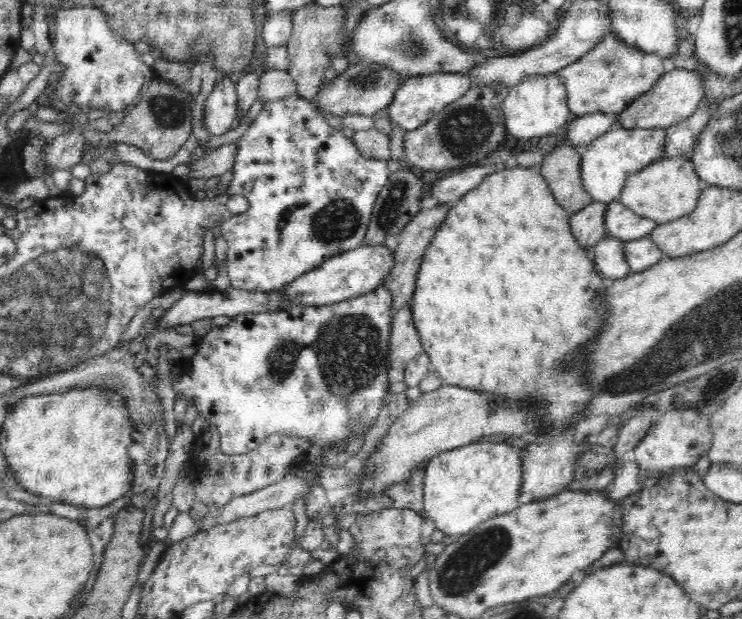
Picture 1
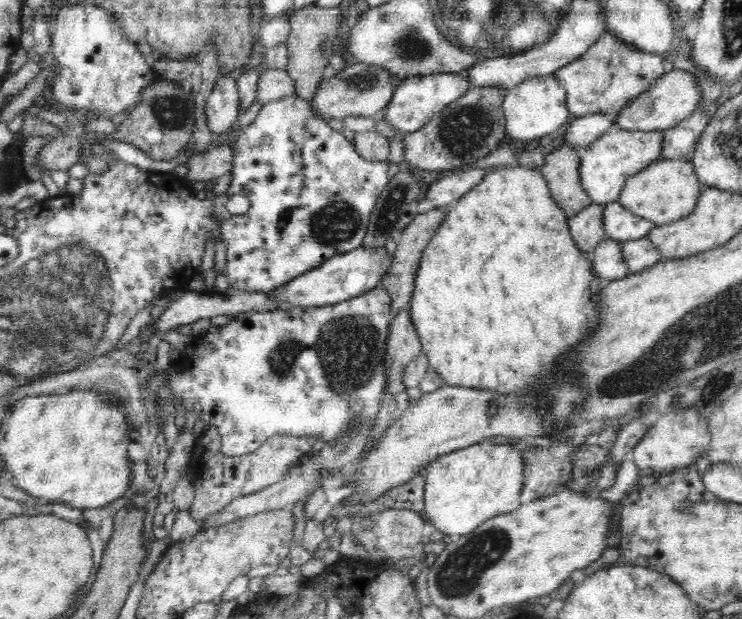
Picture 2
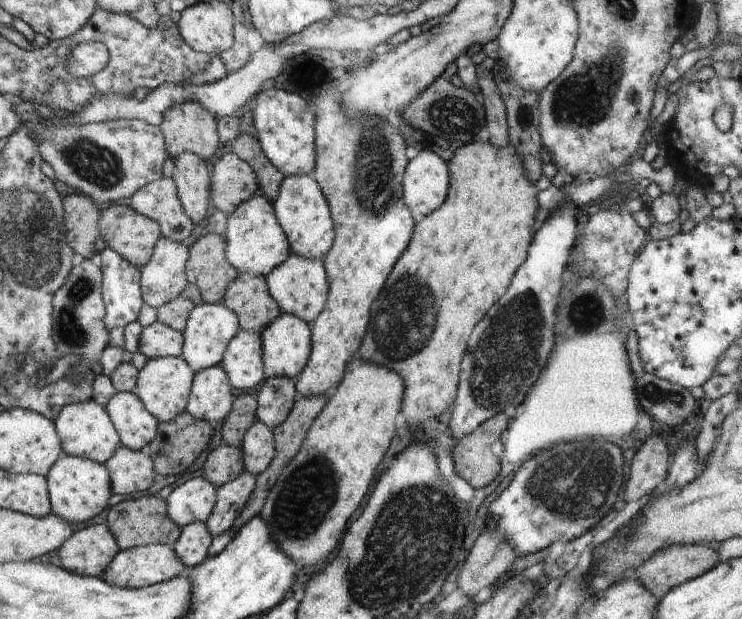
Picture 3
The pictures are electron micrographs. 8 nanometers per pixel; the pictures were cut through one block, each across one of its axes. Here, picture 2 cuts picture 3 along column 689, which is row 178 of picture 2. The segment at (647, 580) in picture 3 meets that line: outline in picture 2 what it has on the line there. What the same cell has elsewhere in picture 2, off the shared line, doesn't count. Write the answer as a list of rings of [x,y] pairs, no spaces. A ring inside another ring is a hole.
[[[563,144],[548,154],[540,167],[552,198],[569,218],[593,203],[582,187],[580,165],[579,151]]]

